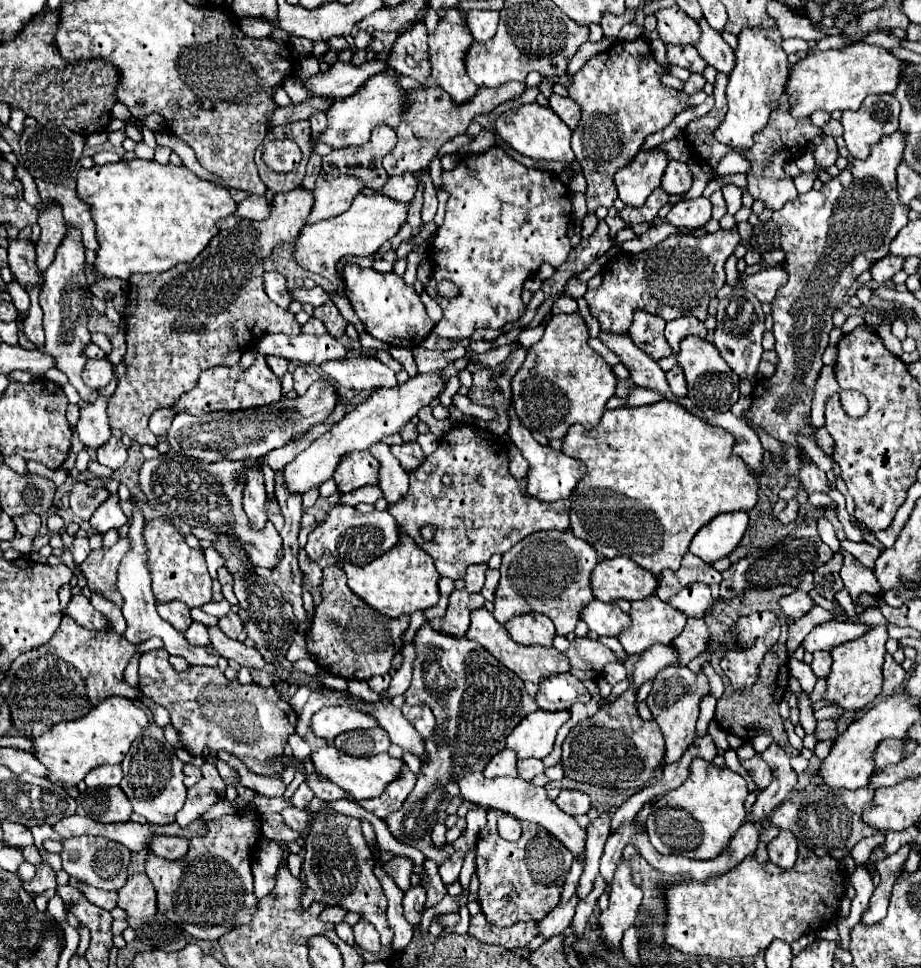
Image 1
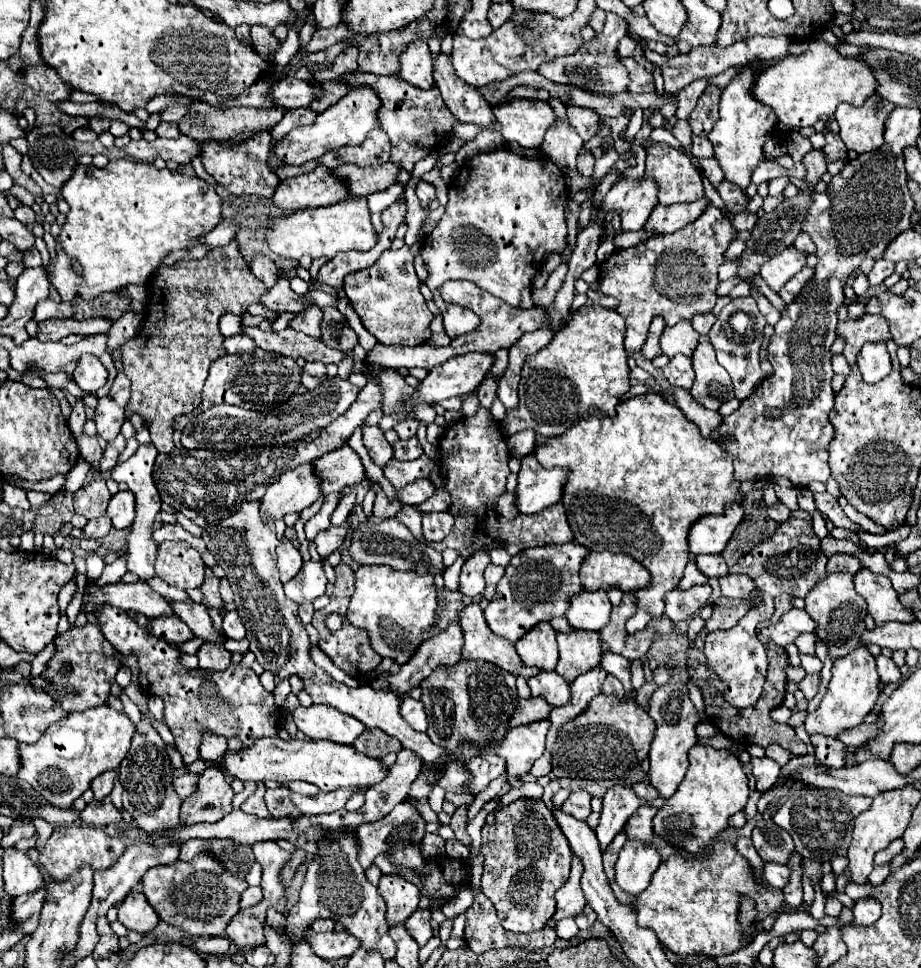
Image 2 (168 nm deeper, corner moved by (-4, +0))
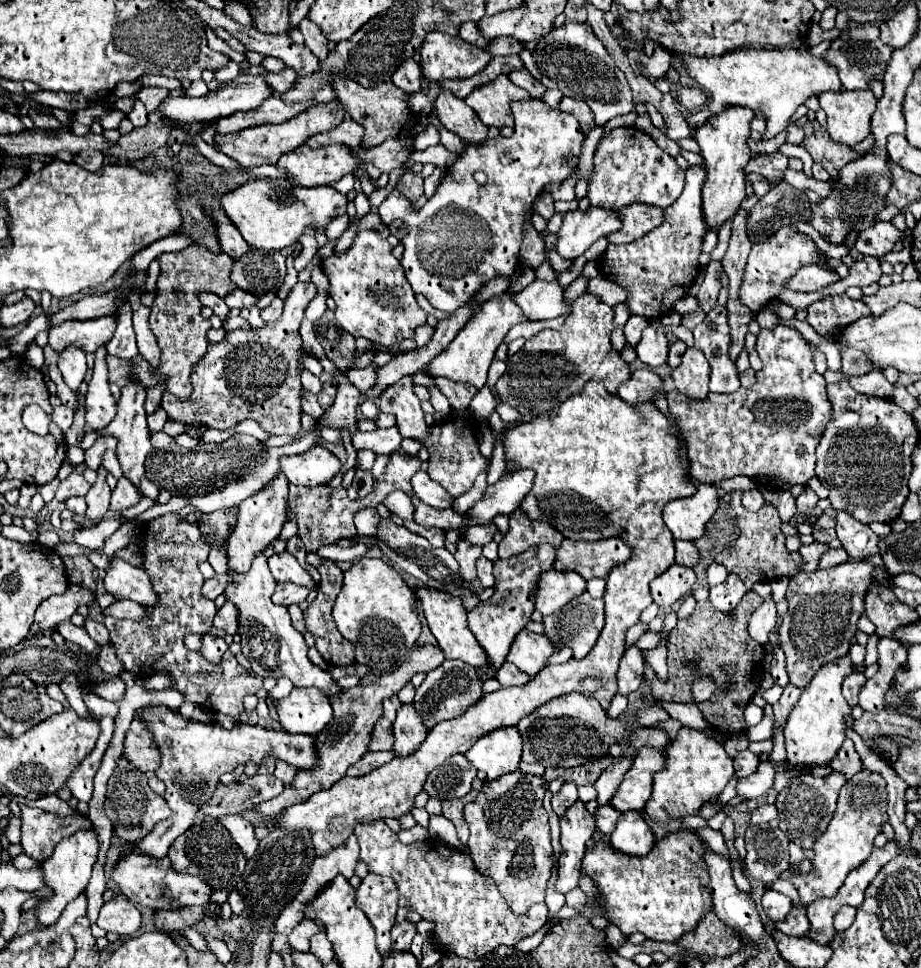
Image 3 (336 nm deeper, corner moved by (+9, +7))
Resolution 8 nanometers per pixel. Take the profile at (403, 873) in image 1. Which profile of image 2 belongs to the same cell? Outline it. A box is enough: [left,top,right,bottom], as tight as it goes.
[379,874,419,926]

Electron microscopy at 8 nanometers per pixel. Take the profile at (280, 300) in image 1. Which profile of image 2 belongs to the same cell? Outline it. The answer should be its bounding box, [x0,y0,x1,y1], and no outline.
[249,254,279,288]

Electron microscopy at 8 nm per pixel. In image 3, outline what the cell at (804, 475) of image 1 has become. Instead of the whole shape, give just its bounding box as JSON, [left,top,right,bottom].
[836,511,880,561]

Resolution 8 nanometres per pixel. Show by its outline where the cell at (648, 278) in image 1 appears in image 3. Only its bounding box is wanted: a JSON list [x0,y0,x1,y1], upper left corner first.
[600,167,706,319]

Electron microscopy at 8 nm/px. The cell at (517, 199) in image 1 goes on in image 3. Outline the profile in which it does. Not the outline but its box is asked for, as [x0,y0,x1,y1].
[378,99,584,313]

